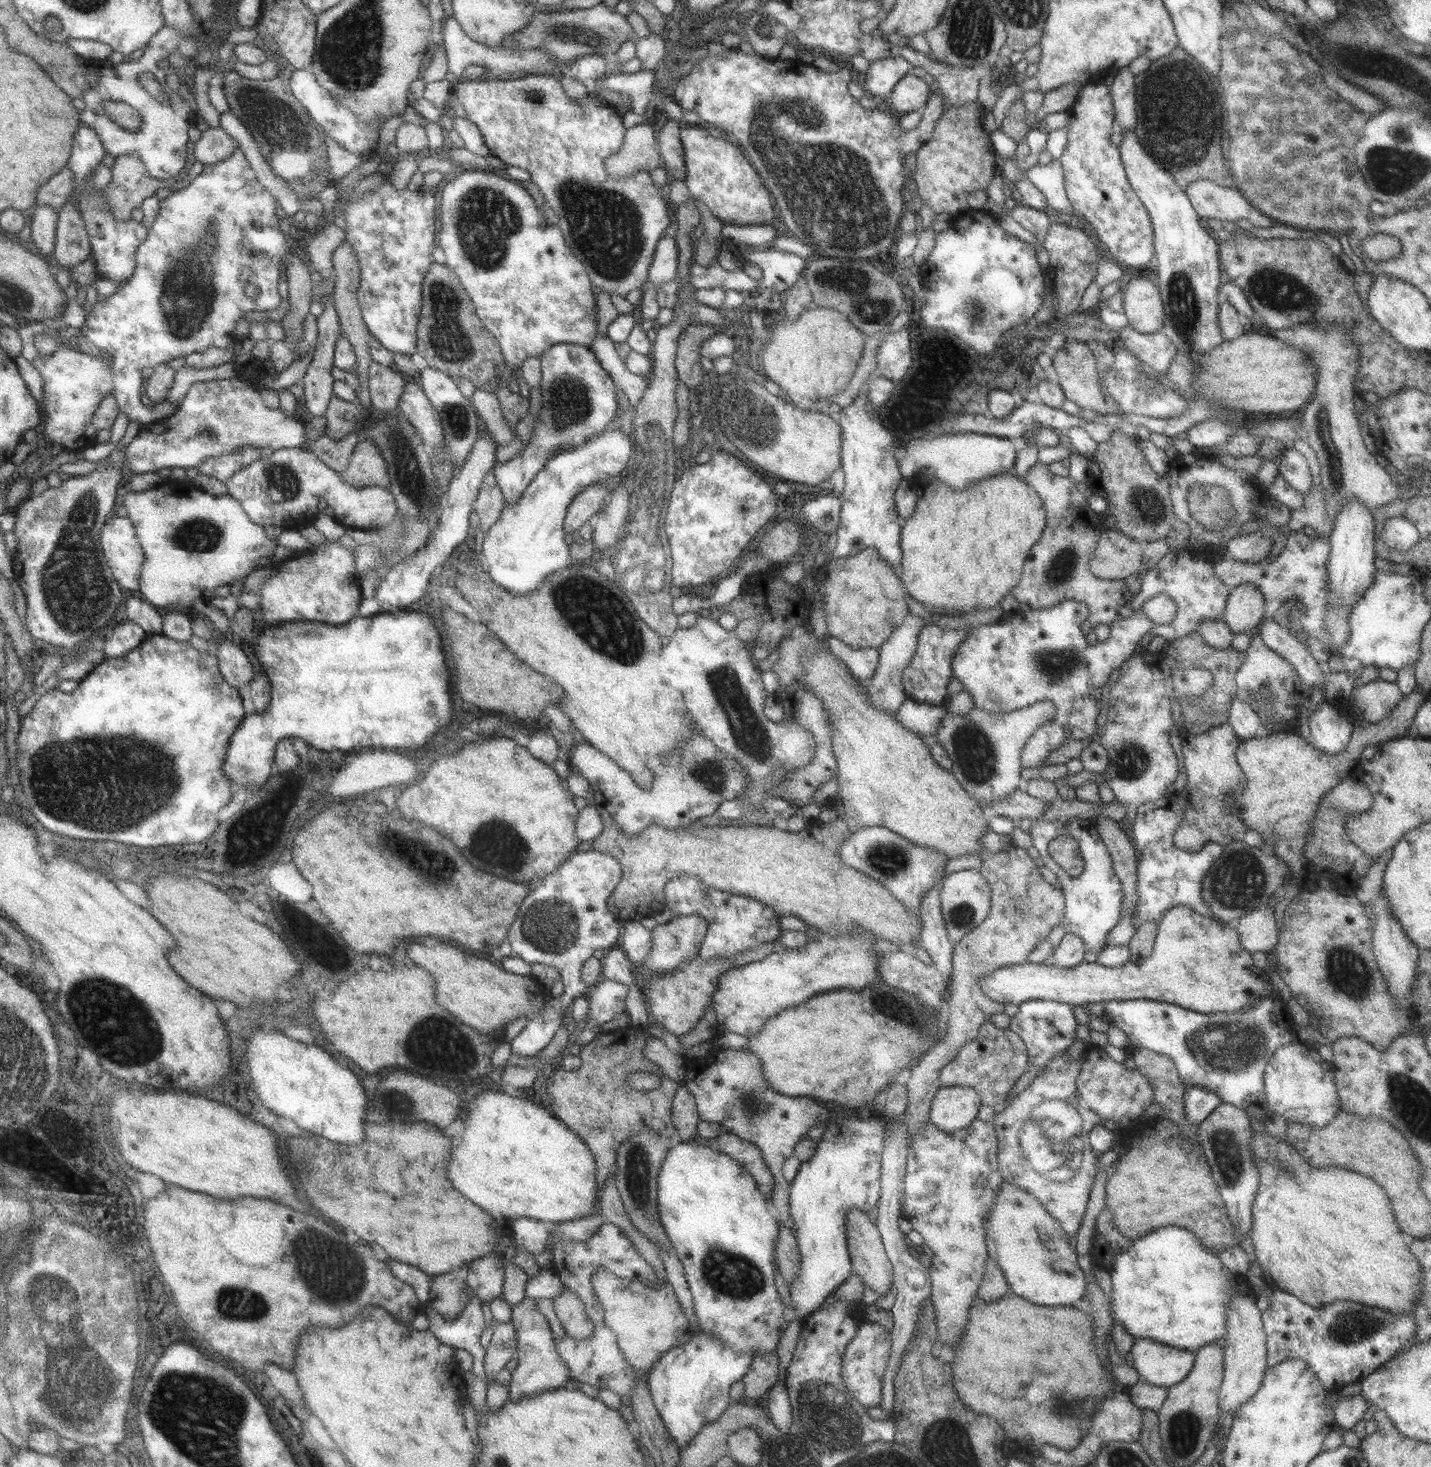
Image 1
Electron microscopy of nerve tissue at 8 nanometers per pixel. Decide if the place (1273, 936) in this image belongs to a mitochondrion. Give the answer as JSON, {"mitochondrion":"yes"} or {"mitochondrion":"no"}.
{"mitochondrion":"no"}

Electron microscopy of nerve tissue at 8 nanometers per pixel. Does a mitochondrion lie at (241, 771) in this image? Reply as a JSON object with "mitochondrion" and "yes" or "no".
{"mitochondrion":"yes"}

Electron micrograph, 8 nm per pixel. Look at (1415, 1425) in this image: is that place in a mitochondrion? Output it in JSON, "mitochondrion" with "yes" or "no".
{"mitochondrion":"no"}

